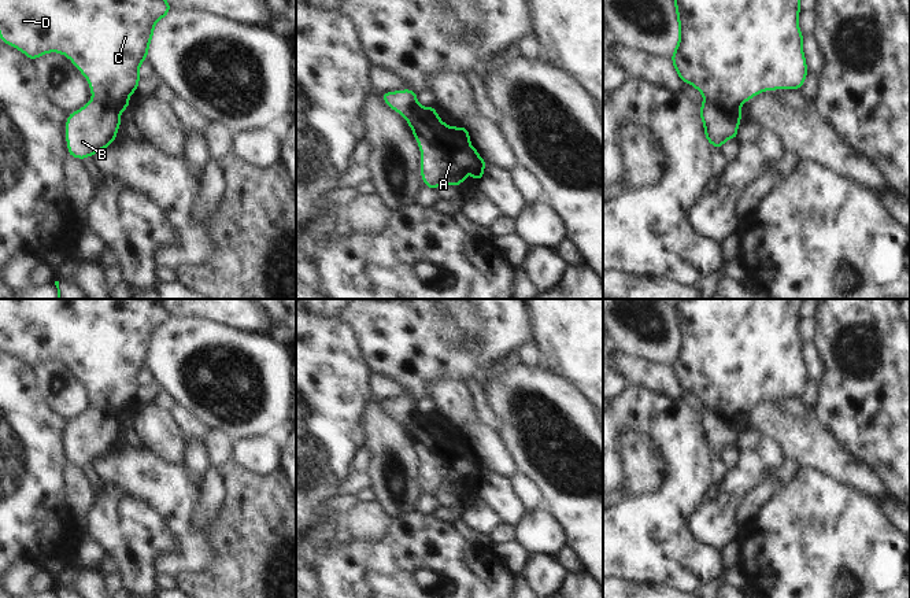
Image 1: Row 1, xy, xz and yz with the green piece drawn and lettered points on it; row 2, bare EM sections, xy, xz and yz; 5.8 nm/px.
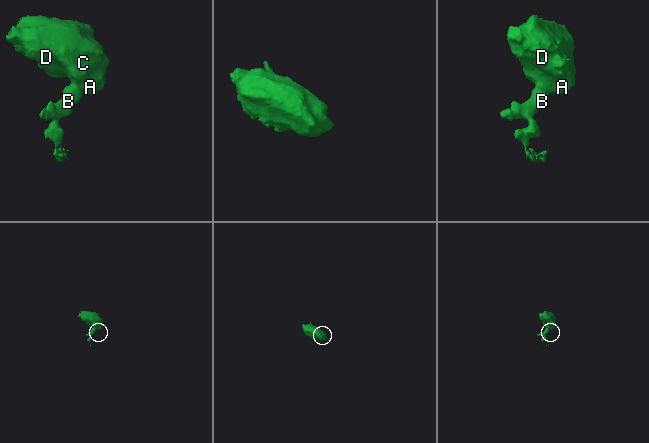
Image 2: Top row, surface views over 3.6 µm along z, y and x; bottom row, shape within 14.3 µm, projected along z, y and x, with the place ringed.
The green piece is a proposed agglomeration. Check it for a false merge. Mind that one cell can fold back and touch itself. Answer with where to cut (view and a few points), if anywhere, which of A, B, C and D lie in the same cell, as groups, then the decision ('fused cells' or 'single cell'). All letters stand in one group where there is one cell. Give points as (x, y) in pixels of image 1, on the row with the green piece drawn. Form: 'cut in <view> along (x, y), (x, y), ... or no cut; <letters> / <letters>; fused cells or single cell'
cut in yz along (705, 99), (724, 106), (739, 120); A C D / B; fused cells

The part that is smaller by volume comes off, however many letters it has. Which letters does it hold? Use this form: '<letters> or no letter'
B

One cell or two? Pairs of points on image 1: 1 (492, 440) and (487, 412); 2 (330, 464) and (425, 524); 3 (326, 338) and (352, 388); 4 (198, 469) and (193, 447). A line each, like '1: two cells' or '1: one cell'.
1: two cells
2: two cells
3: one cell
4: one cell

